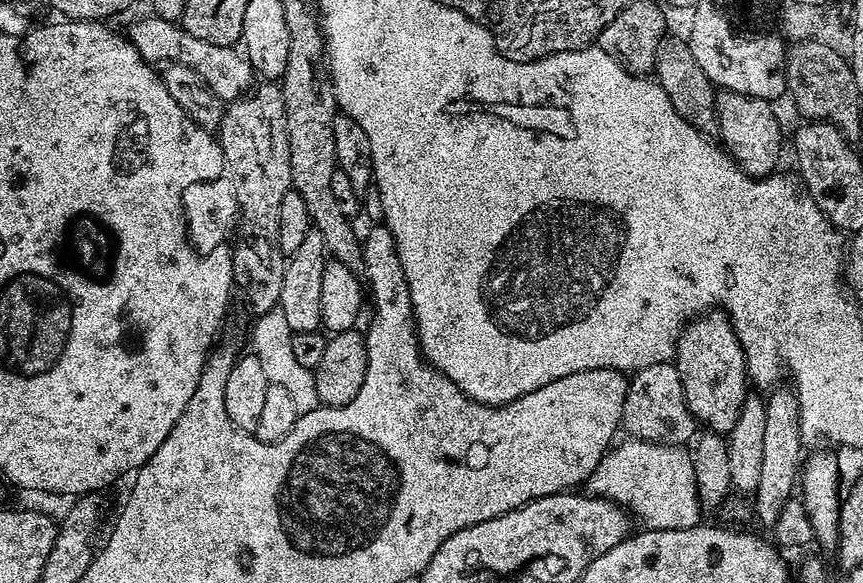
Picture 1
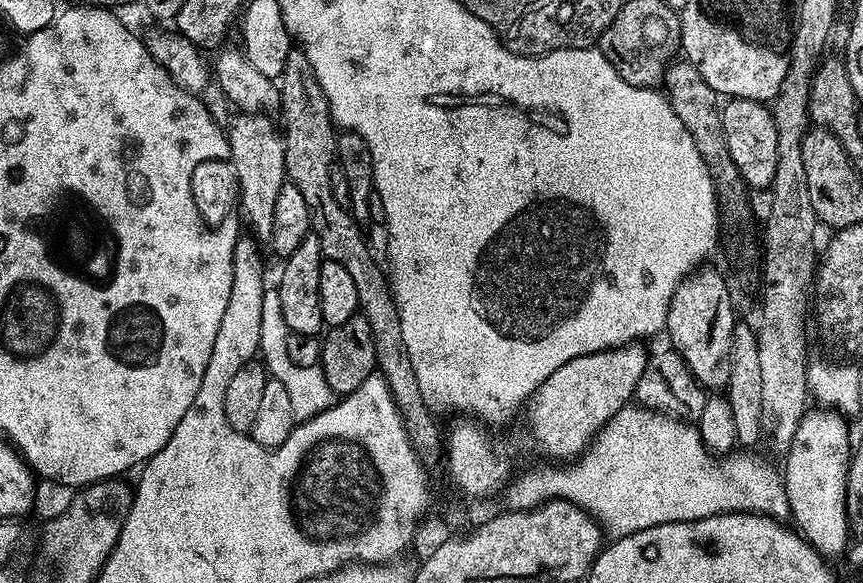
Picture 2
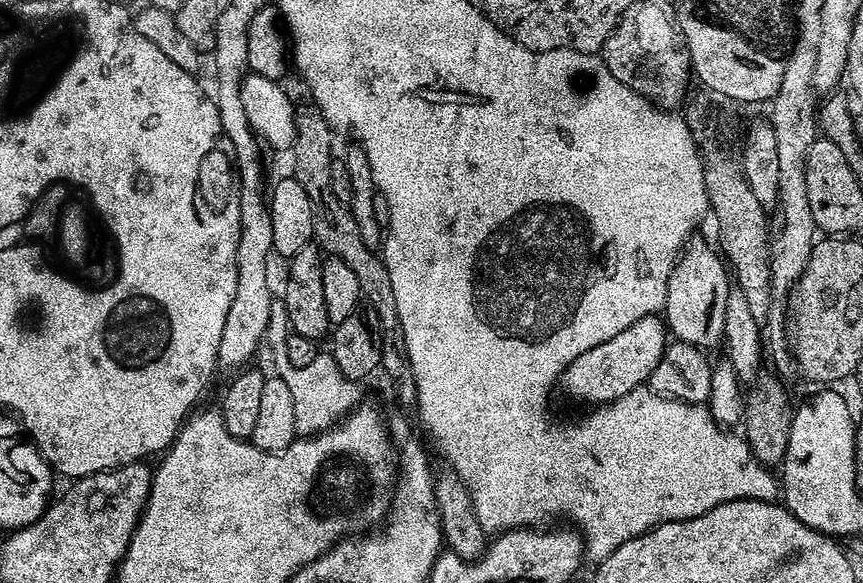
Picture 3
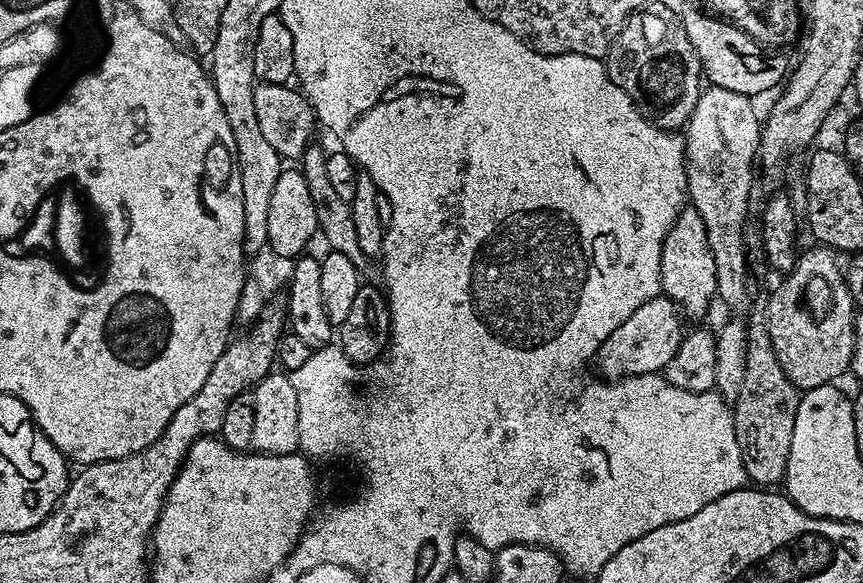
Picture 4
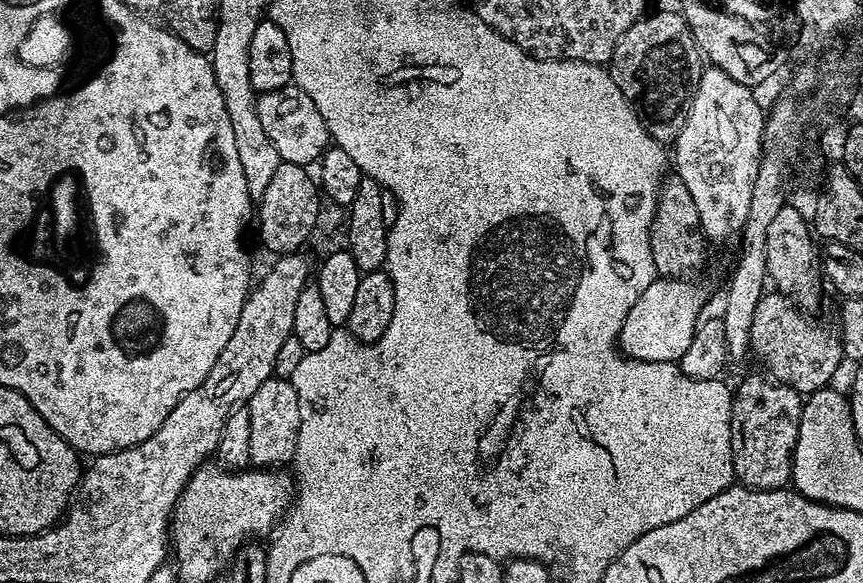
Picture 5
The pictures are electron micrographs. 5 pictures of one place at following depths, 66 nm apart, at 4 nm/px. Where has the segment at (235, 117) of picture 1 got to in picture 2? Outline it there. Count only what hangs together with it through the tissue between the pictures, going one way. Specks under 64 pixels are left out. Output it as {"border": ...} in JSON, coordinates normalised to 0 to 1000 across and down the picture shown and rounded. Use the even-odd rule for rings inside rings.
{"border":[[[305,190],[283,192],[270,209],[263,214],[262,225],[267,244],[267,268],[269,283],[273,293],[273,310],[278,321],[278,364],[284,386],[292,389],[291,403],[298,413],[311,415],[315,410],[315,389],[317,388],[317,346],[322,341],[322,326],[331,312],[331,264],[329,262],[329,235],[326,221],[314,206],[314,197]]]}

